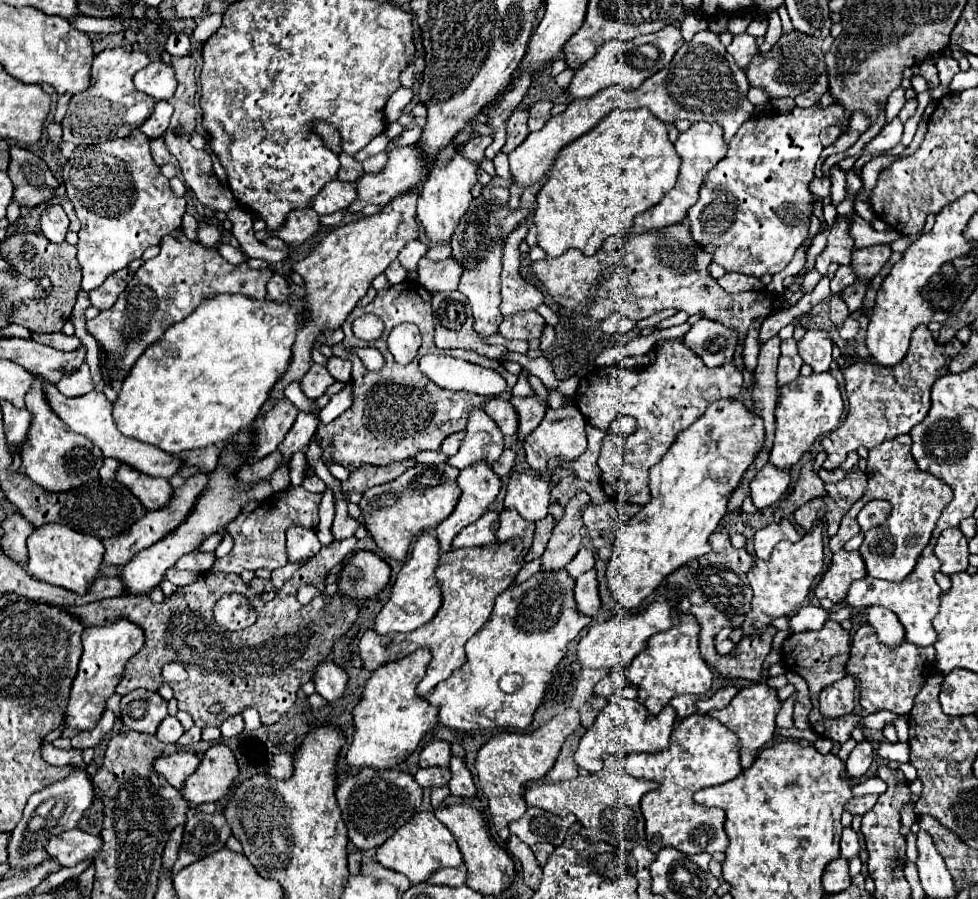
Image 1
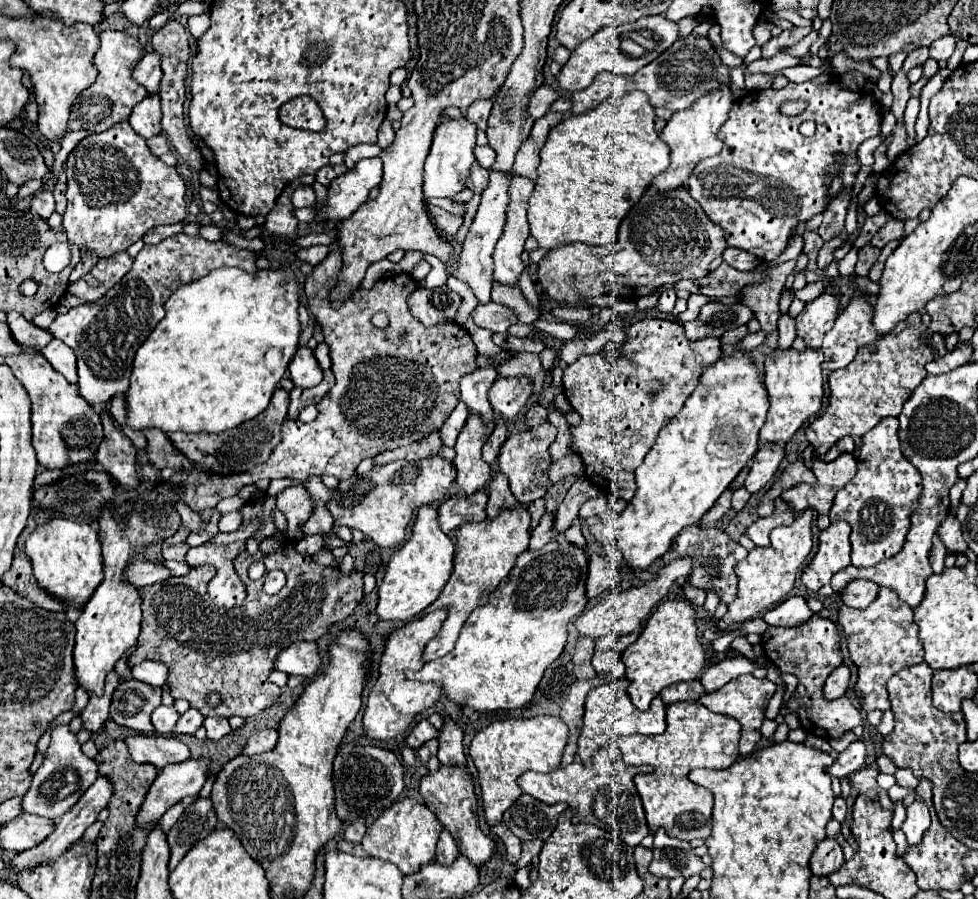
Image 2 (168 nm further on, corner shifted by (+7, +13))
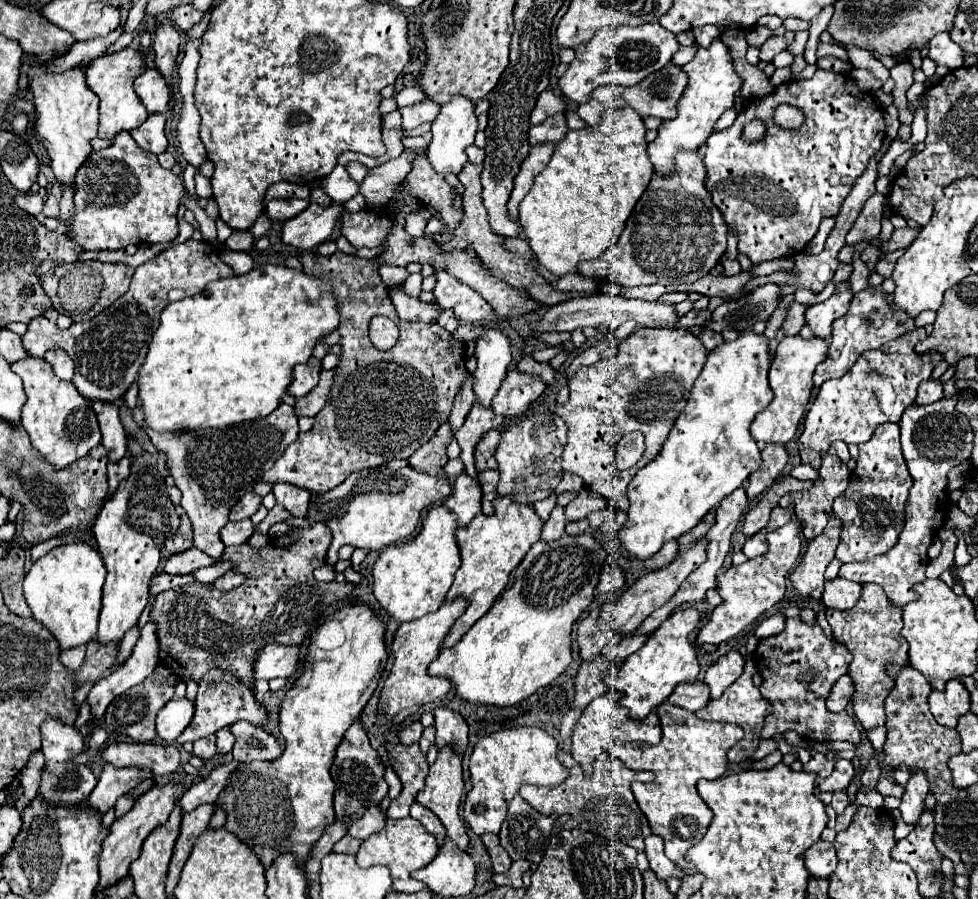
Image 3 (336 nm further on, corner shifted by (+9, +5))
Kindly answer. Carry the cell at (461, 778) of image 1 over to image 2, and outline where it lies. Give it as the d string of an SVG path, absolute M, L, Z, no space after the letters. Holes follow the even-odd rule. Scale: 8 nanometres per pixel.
M444 719L444 729L440 731L438 737L438 759L442 765L464 765L466 757L464 757L464 747L462 747L462 729L450 721Z

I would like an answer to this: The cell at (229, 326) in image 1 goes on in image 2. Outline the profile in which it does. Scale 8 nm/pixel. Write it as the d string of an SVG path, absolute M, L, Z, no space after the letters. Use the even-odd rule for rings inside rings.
M220 267L212 273L208 273L206 277L186 283L182 285L168 301L166 301L166 317L154 327L154 331L150 333L150 337L140 345L140 349L136 351L134 363L132 363L132 375L130 375L130 387L126 391L126 425L134 431L146 431L146 429L162 429L164 433L174 433L174 431L186 431L186 433L194 433L194 431L212 431L212 433L220 433L220 431L228 431L234 429L238 425L242 425L244 421L254 419L256 415L260 415L268 403L270 397L278 385L278 381L282 379L292 355L298 349L298 335L300 335L300 321L298 321L298 283L296 277L292 275L292 271L256 271L256 273L246 273L242 269L228 269L228 267Z

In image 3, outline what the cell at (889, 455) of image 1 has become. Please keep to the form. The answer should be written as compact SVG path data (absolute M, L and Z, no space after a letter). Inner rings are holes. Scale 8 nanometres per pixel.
M884 423L876 427L870 441L860 443L858 447L858 465L850 477L850 485L834 501L834 515L842 521L842 537L836 549L836 557L842 563L866 561L894 547L900 529L904 527L904 505L912 487L912 477L904 465L900 449L897 423Z

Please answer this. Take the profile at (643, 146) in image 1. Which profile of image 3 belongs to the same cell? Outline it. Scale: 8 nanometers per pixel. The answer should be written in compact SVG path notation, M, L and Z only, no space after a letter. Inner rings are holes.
M622 107L618 111L606 113L604 121L596 127L568 131L566 137L558 143L548 167L536 177L534 187L518 207L518 223L526 233L528 245L536 253L540 265L546 267L552 275L562 277L566 273L574 273L578 263L600 257L624 231L626 219L654 177L644 135L646 127L642 117L638 117L634 109Z

